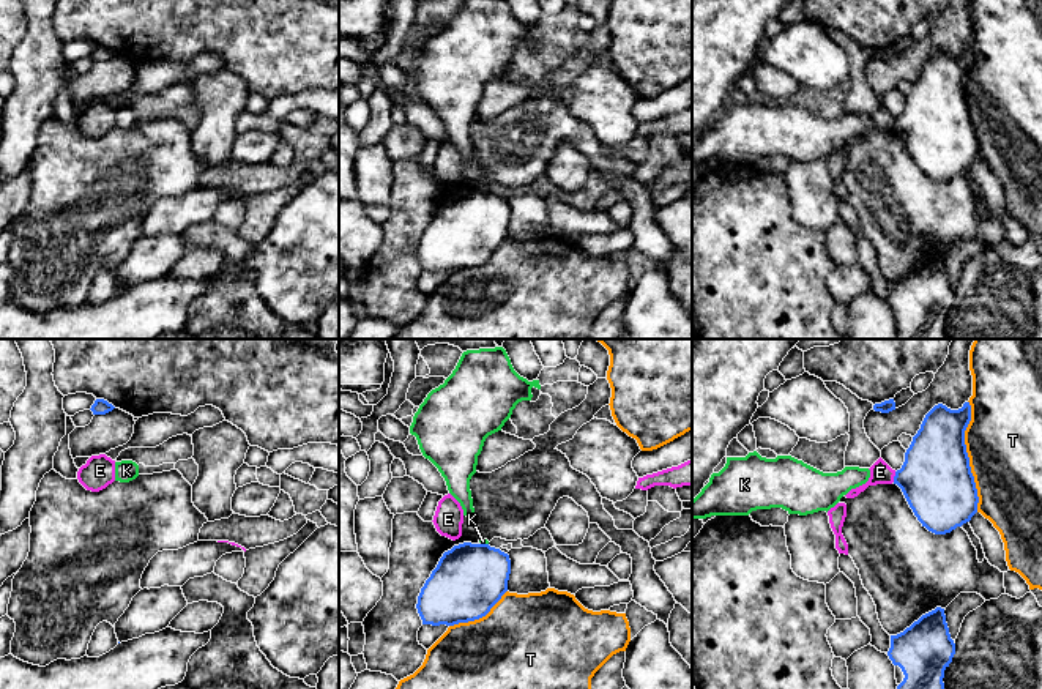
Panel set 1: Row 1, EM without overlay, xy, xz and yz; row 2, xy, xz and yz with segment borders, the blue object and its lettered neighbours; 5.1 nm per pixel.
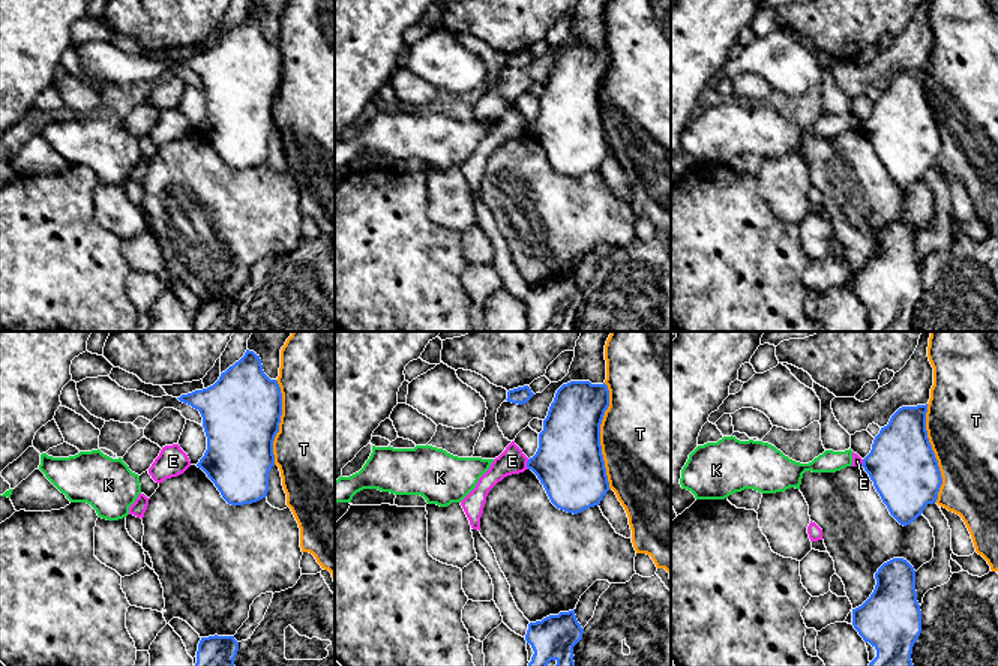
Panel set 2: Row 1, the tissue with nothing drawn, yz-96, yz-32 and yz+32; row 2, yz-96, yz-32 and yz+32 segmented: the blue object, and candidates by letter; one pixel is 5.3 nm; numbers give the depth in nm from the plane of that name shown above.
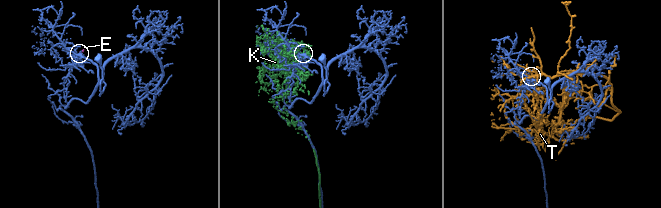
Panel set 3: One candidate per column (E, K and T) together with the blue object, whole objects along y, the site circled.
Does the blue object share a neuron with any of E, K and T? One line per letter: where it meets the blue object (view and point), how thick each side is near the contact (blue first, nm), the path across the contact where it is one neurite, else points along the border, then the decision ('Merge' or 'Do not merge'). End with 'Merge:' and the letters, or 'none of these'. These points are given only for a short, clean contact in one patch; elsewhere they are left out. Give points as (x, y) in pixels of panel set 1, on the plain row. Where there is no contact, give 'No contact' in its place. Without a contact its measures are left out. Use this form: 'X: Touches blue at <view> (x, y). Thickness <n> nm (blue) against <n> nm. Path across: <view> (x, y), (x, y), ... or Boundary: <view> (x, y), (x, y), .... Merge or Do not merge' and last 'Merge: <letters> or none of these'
E: Touches blue at yz (894, 123). Thickness 360 nm (blue) against 110 nm. Boundary: yz (896, 119), (893, 128). Do not merge
K: Touches blue at xz (484, 191). Thickness 360 nm (blue) against 30 nm. Boundary: xz (481, 189), (487, 191). Do not merge
T: Touches blue at yz (967, 103). Thickness 360 nm (blue) against 380 nm. Do not merge
Merge: none of these

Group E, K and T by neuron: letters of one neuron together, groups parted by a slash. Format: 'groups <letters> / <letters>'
groups E / K / T

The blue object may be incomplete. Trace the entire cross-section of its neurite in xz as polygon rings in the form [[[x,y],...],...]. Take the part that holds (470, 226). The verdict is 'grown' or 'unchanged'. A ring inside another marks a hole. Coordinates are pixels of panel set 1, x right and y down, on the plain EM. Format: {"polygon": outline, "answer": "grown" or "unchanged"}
{"polygon": [[[463,189],[445,199],[418,243],[422,271],[454,273],[486,263],[508,238],[509,202]]], "answer": "unchanged"}

